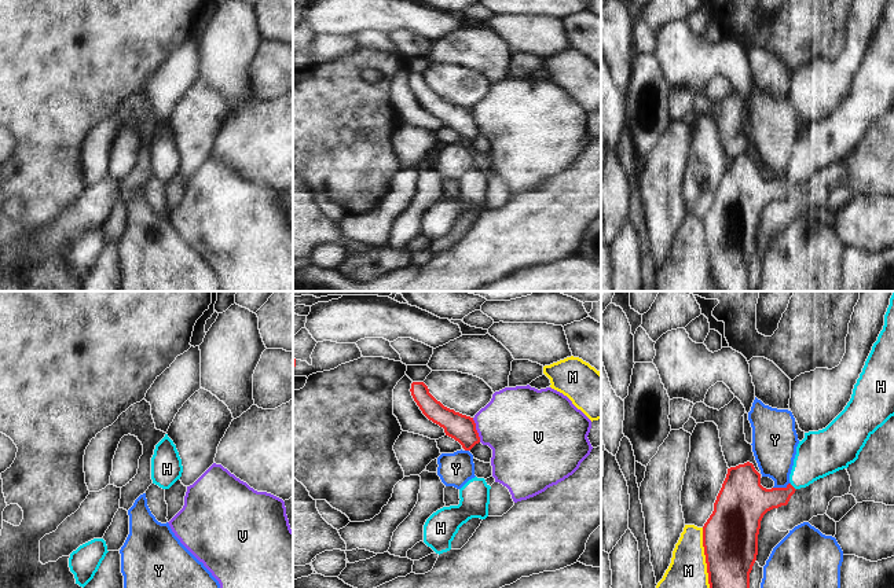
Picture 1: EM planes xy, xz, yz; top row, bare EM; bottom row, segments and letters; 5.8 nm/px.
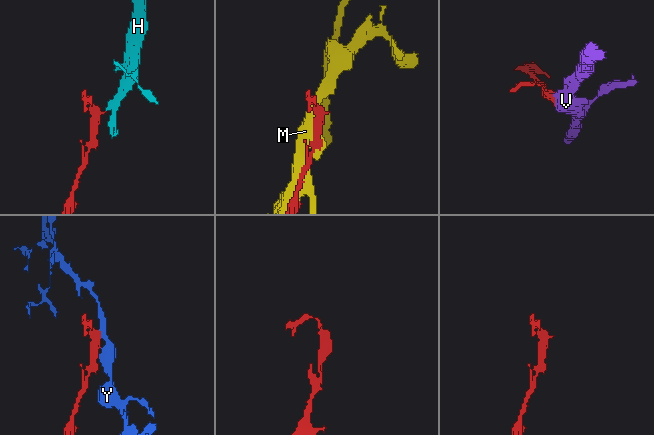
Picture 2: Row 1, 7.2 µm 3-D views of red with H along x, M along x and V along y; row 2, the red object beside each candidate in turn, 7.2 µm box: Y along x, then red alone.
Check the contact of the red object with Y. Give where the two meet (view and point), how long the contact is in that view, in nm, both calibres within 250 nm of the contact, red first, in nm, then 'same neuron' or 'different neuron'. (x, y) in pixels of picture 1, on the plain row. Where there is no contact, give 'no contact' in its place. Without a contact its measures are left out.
meets red in yz at (781, 180); contact 110 nm long; 300 nm thick on the red side, 260 nm on the other; different neuron

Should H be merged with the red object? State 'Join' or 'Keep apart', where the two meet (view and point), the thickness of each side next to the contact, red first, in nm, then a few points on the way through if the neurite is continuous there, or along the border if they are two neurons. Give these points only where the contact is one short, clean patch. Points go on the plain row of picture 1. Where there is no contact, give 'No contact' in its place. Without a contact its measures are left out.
Join. Touches red at yz (792, 179). Thickness 200 nm (red) against 260 nm. Path across: yz (753, 193), (781, 188), (792, 179), (820, 146).

